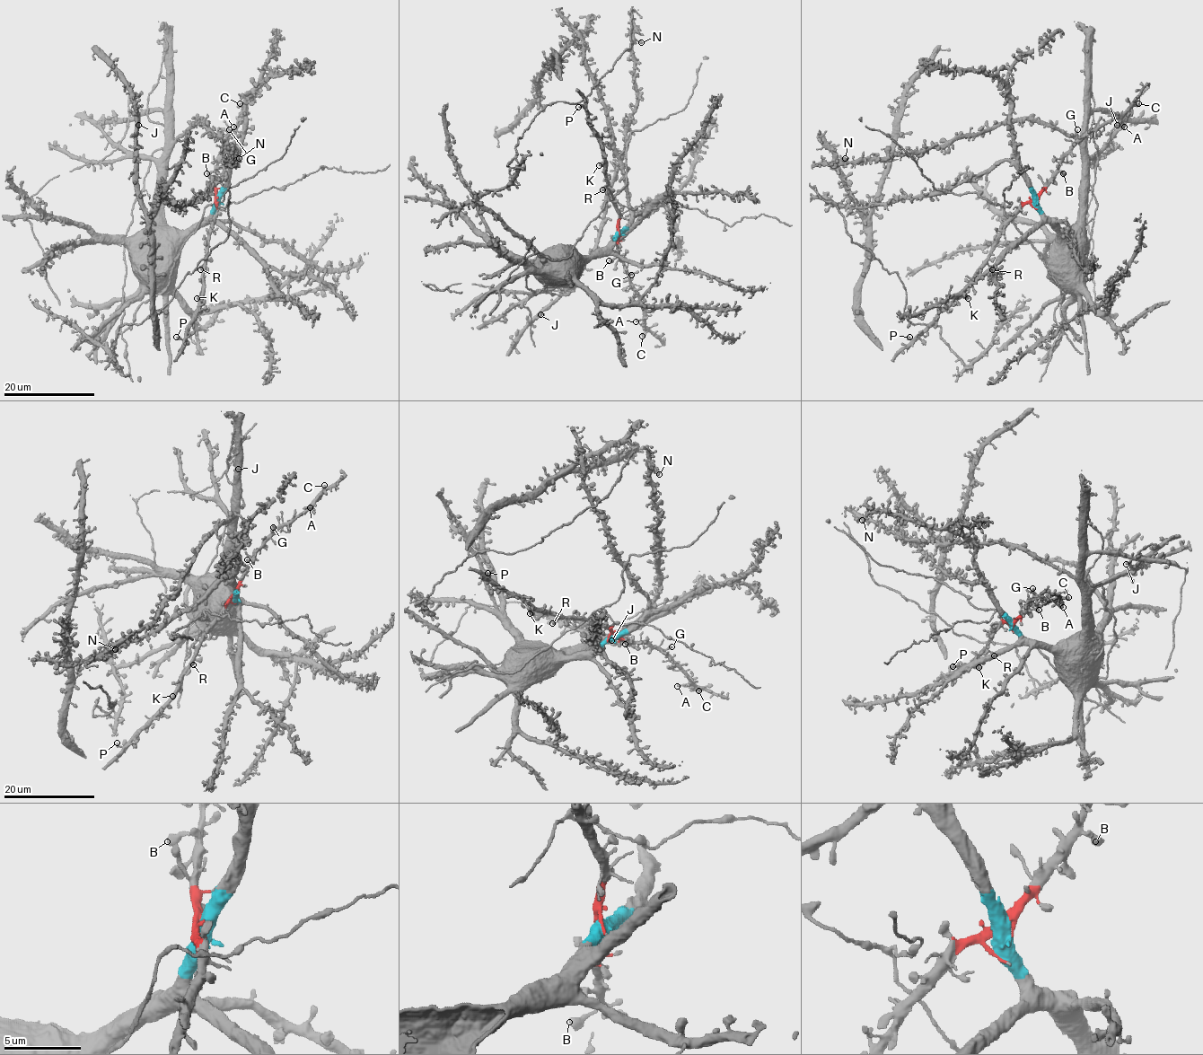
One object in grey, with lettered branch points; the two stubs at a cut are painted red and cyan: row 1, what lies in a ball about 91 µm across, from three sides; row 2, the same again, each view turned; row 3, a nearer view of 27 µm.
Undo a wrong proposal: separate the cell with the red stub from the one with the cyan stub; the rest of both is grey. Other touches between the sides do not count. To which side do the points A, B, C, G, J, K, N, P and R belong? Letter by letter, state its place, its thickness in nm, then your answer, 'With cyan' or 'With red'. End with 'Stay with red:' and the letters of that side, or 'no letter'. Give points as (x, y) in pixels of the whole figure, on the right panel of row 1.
A: Place: (1124, 127). Thickness 320 nm. With red
B: Place: (1063, 173). Thickness 500 nm. With red
C: Place: (1138, 103). Thickness 440 nm. With red
G: Place: (1077, 129). Thickness 400 nm. With red
J: Place: (1117, 125). Thickness 280 nm. With cyan
K: Place: (968, 298). Thickness 500 nm. With red
N: Place: (845, 158). Thickness 420 nm. With cyan
P: Place: (909, 337). Thickness 400 nm. With red
R: Place: (992, 269). Thickness 480 nm. With red
Stay with red: A, B, C, G, K, P, R

